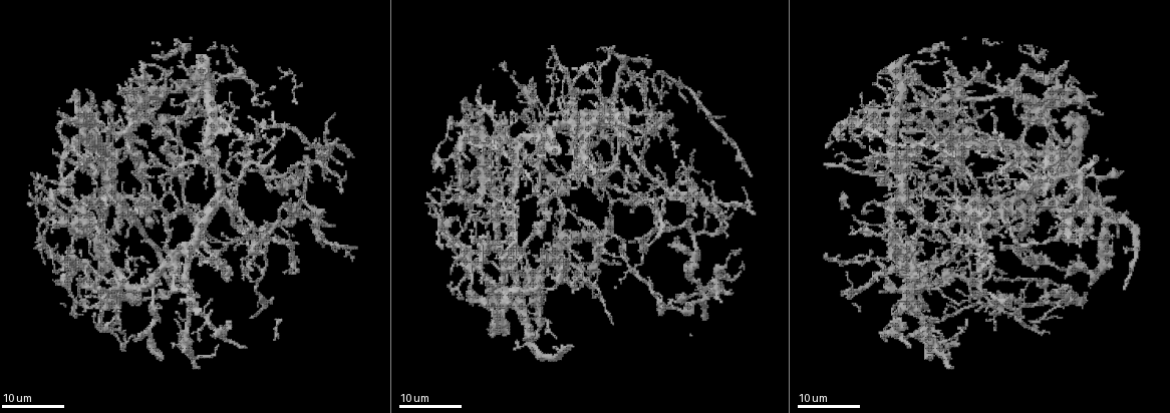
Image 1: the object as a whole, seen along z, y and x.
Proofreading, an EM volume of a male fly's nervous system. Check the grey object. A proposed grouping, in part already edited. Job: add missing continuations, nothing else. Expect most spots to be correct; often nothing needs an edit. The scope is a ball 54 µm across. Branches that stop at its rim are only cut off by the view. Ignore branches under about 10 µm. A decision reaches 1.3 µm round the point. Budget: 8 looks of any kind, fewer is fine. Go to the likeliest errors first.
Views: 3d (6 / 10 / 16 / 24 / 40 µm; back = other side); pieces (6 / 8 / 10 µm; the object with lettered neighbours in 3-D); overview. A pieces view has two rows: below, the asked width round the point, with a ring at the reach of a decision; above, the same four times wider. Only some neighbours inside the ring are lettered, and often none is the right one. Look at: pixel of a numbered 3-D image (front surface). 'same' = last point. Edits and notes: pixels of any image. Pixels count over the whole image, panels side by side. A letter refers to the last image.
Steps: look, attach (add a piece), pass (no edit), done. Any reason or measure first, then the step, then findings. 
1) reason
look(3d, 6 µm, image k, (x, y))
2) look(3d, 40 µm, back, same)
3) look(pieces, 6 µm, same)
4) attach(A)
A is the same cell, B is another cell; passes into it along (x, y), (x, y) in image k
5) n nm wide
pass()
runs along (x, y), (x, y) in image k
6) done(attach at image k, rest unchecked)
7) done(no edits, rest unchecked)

long arm stops here
look(3d, 24 µm, image 1, (612, 322))

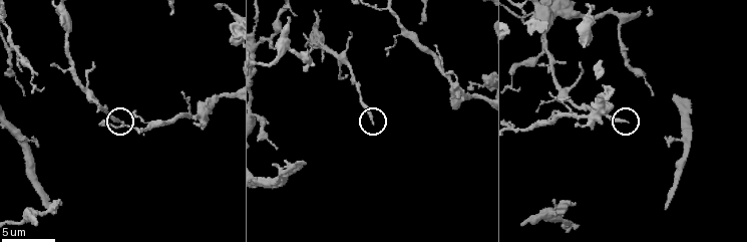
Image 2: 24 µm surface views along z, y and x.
see the neighbours
look(pieces, 6 µm, image 2, (374, 123))

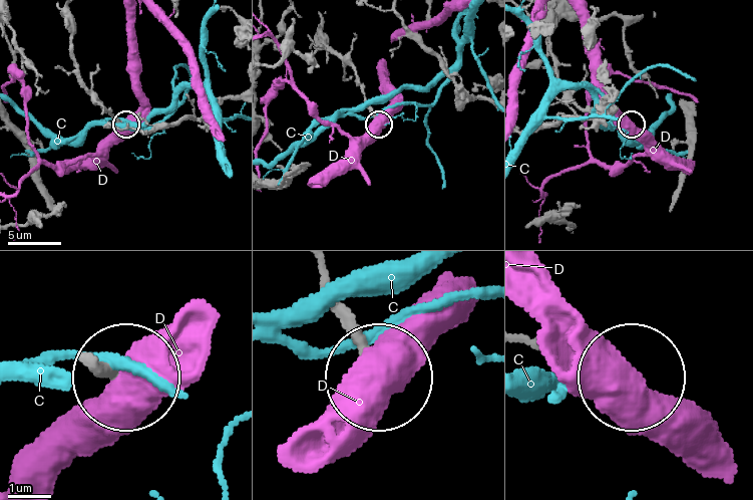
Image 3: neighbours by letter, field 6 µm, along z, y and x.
160 nm wide
pass()
C and D are other cells; runs along (523, 341), (628, 373) in image 3; no lettered piece goes on from it

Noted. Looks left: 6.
tapers out
look(3d, 16 µm, image 1, (239, 109))

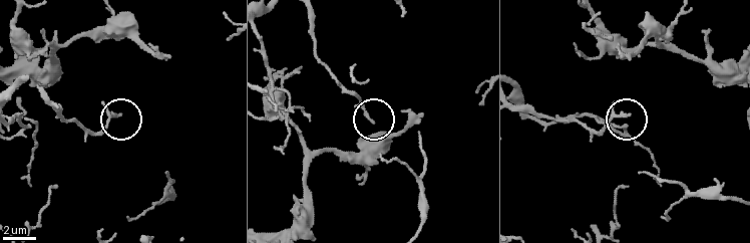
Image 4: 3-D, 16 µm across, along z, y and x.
look(pieces, 8 µm, image 4, (372, 118))

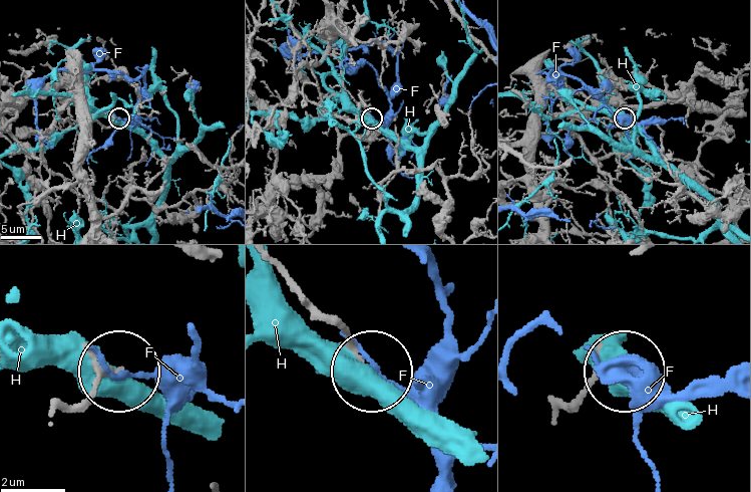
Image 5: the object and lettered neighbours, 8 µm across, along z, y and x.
190 nm wide
pass()
F and H are other cells; runs along (72, 403), (118, 374) in image 5; no lettered piece goes on from it

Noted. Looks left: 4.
an open end
look(3d, 24 µm, image 1, (502, 250))

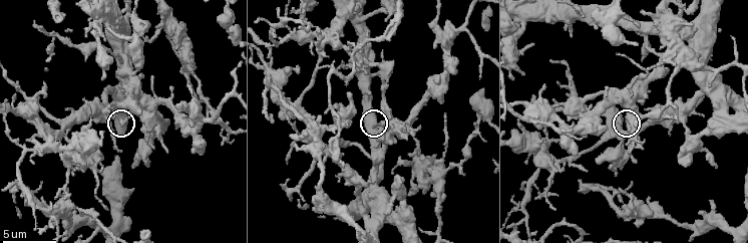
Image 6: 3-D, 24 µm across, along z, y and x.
see the neighbours
look(pieces, 8 µm, image 6, (373, 123))

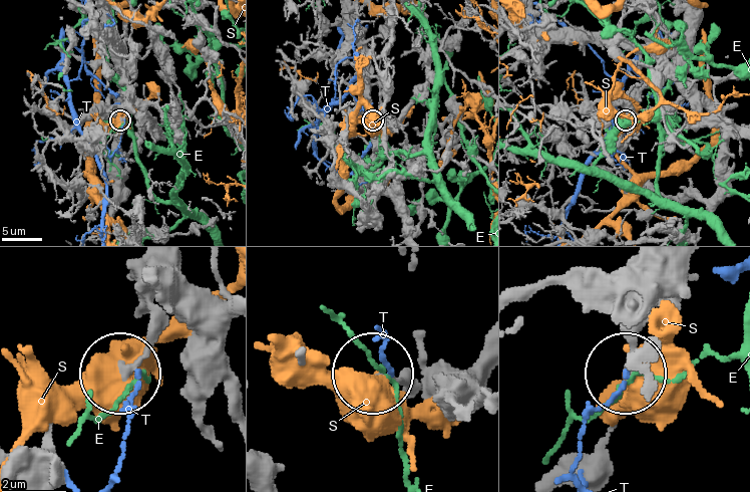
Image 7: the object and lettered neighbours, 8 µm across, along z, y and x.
210 nm wide
pass()
E, S and T are other cells; no lettered piece goes on from it

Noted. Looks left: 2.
an open end
look(3d, 10 µm, image 6, (622, 190))

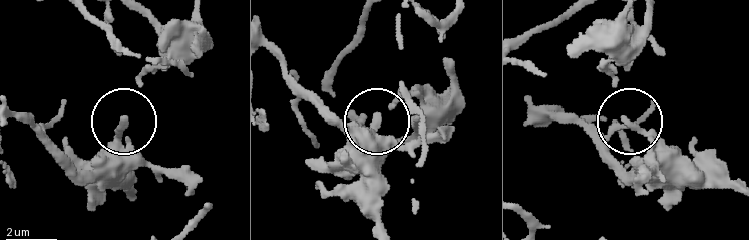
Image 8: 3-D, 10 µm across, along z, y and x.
what lies round it
look(pieces, 6 µm, image 8, (626, 122))

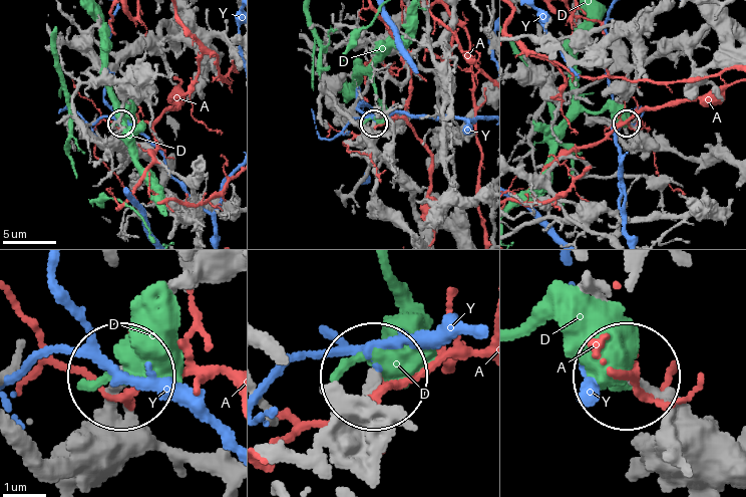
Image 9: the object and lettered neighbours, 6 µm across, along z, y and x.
pass()
A, D and Y are other cells; runs along (382, 437), (371, 376) in image 9; no lettered piece goes on from it

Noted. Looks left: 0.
done(no edits, rest unchecked)

